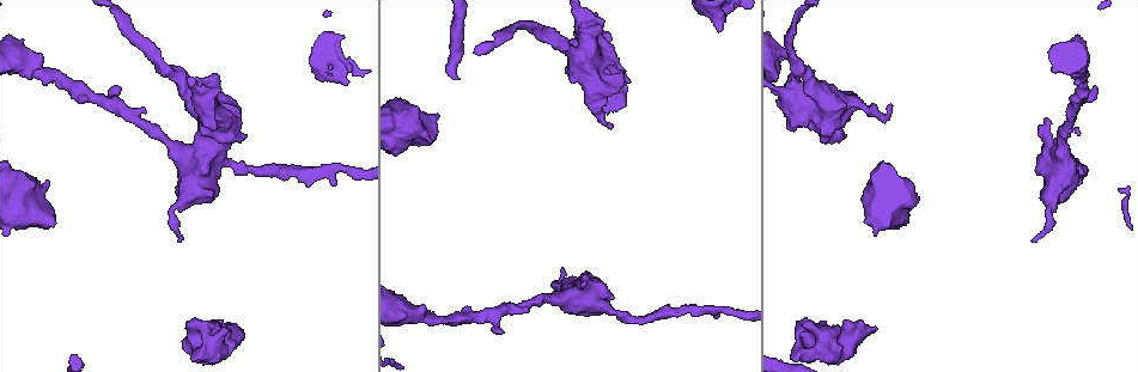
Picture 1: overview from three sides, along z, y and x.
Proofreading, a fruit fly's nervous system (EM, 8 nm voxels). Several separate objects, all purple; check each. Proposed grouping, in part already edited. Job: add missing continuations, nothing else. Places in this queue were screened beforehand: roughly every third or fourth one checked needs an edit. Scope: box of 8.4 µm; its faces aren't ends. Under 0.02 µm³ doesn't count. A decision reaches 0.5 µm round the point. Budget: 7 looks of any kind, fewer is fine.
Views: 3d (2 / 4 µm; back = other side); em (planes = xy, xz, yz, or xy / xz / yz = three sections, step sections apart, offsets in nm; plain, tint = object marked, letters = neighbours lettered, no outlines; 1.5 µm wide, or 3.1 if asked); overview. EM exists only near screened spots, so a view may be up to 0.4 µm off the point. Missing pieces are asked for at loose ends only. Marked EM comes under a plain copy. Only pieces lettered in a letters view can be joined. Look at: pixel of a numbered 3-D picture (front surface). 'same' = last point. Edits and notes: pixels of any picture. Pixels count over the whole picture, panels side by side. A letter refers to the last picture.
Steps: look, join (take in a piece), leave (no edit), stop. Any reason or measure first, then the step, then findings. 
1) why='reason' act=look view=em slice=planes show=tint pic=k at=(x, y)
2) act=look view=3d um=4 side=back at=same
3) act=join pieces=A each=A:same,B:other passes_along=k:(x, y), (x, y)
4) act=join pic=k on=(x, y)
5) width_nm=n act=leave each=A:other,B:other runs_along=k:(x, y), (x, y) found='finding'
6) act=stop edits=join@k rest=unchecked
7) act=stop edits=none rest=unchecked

why='stops while still wide' act=look view=em slice=planes show=letters pic=1 at=(336, 52)

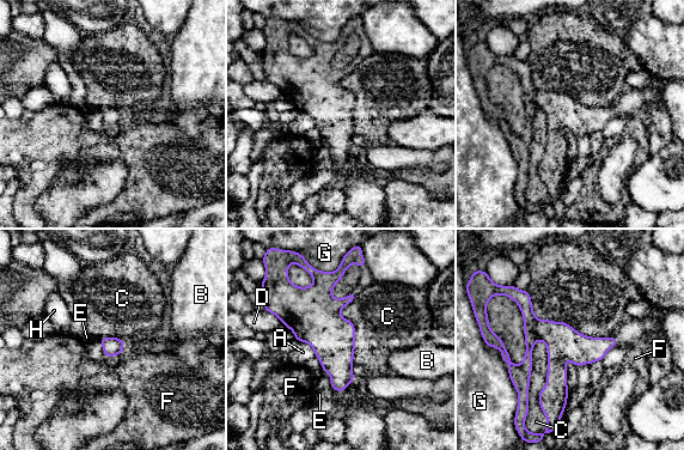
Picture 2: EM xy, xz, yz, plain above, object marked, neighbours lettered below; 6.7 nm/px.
longest_contact=C:500nm act=leave each=A:other,B:other,C:other,D:other,E:other,F:other,G:other,H:other found='no lettered piece goes on from it'

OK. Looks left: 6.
why='an open end' act=look view=em slice=planes show=letters pic=1 at=(890, 106)

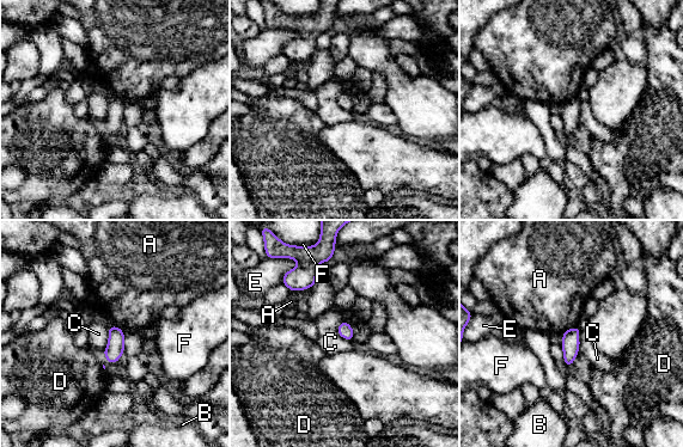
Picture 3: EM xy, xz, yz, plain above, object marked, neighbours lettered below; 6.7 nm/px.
act=leave each=A:other,B:other,C:other,D:other,E:other,F:other border=3:(342, 320), (337, 332), (351, 341) found='no lettered piece goes on from it'

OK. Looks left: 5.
why='an open end' act=look view=em slice=xz step=8 show=letters pic=1 at=(47, 228)

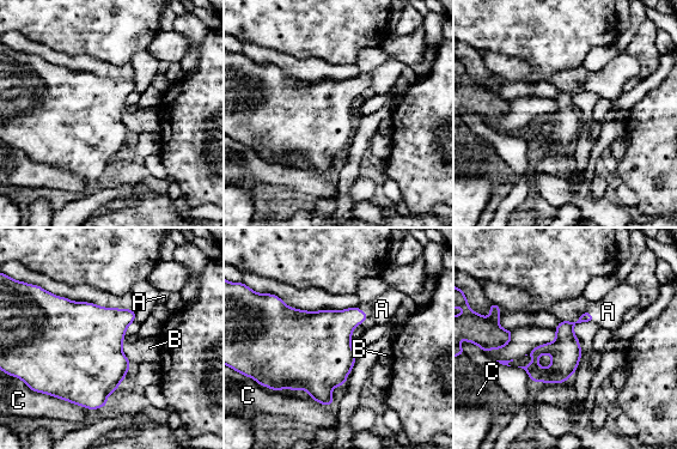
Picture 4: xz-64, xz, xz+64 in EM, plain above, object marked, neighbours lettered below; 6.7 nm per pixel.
act=join pic=4 on=(382, 309) each=A:same,B:other,C:other passes_along=4:(330, 331), (363, 313), (382, 309) found='it goes on there'

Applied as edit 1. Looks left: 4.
act=stop edits=join@4 rest=unchecked

